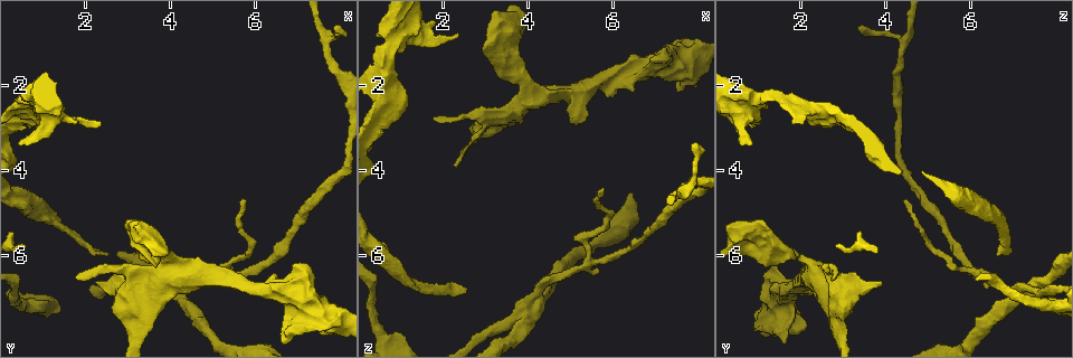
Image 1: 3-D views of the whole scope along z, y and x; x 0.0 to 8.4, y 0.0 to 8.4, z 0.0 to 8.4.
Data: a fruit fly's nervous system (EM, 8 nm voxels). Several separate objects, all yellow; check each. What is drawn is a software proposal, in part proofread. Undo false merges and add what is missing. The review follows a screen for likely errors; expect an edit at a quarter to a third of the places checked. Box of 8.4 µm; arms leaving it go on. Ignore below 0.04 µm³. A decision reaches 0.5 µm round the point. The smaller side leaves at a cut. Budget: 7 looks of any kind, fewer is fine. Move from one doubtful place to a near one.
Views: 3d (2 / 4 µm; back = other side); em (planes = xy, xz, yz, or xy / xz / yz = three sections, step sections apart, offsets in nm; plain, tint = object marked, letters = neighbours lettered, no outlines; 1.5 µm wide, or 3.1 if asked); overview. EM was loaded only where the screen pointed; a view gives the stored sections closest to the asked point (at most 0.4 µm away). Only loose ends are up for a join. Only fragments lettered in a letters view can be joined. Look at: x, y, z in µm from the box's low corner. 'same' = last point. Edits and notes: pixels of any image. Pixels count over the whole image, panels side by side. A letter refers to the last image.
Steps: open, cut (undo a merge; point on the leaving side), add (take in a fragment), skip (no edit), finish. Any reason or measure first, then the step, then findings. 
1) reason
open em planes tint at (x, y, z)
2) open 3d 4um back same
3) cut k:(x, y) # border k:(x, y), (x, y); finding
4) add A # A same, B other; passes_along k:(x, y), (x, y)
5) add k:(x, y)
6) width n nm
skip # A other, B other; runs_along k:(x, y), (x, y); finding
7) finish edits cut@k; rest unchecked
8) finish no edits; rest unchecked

branch stops here
open em xz step 8 tint at (7.90, 0.65, 3.40)

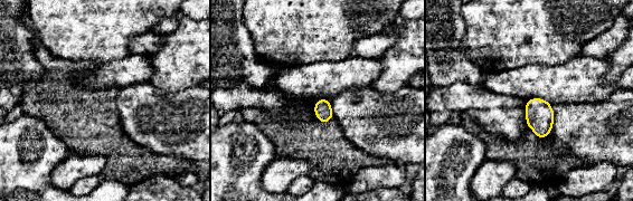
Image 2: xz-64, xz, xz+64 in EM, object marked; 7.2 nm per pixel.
another direction
open em planes letters same

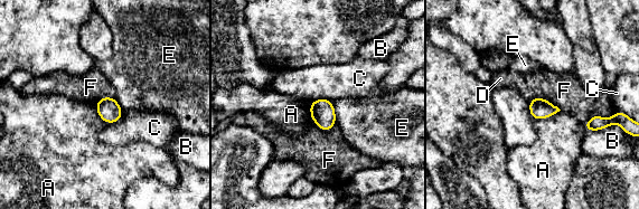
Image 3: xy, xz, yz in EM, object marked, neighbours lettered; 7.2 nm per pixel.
longest_contact A 220 nm
skip # A other, B other, C other, D other, E other, F other; no lettered fragment goes on from it

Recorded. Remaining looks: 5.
side arm on a straight run
open 3d 4um at (4.25, 7.05, 7.05)

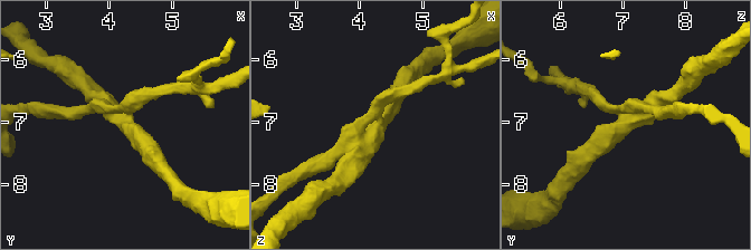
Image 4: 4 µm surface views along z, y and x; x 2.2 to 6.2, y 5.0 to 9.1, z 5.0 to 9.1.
arms 3; arm_widths 200, 280, 320 nm; now the EM
open em xy step 4 letters at (4.25, 7.10, 7.00)

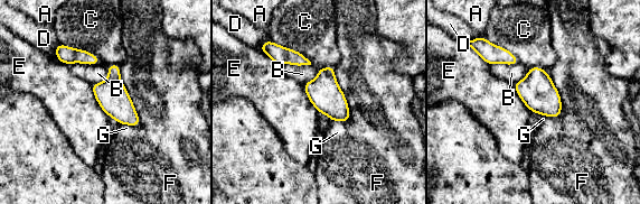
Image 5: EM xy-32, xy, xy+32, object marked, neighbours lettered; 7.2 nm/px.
cut 5:(111, 94) # A other, B other, C other, D other, E other, F other, G other; border 5:(110, 74), (119, 77); a second neuron is stuck on

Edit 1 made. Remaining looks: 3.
end of a long branch
open em xz step 4 letters at (2.55, 6.00, 6.80)

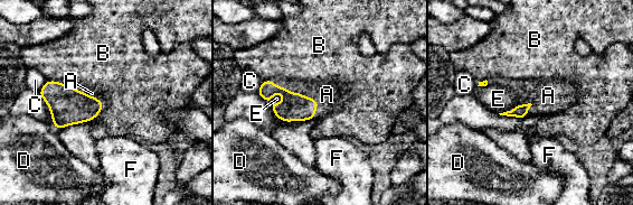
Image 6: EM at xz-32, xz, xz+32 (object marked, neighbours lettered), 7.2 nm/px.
add A # A same, B other, C other, D other, E other, F other; it goes on there

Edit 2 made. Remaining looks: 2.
finish edits cut@5, add@6; rest unchecked

